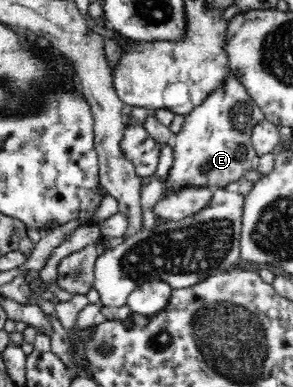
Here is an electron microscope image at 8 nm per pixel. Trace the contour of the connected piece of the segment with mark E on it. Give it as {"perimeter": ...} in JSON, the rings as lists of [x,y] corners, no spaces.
{"perimeter":[[[230,73],[220,88],[185,116],[183,129],[174,135],[174,164],[163,183],[165,191],[176,191],[188,185],[214,190],[234,188],[246,172],[256,167],[259,156],[254,150],[251,134],[264,120],[266,116],[260,107],[253,103],[246,88]]]}

